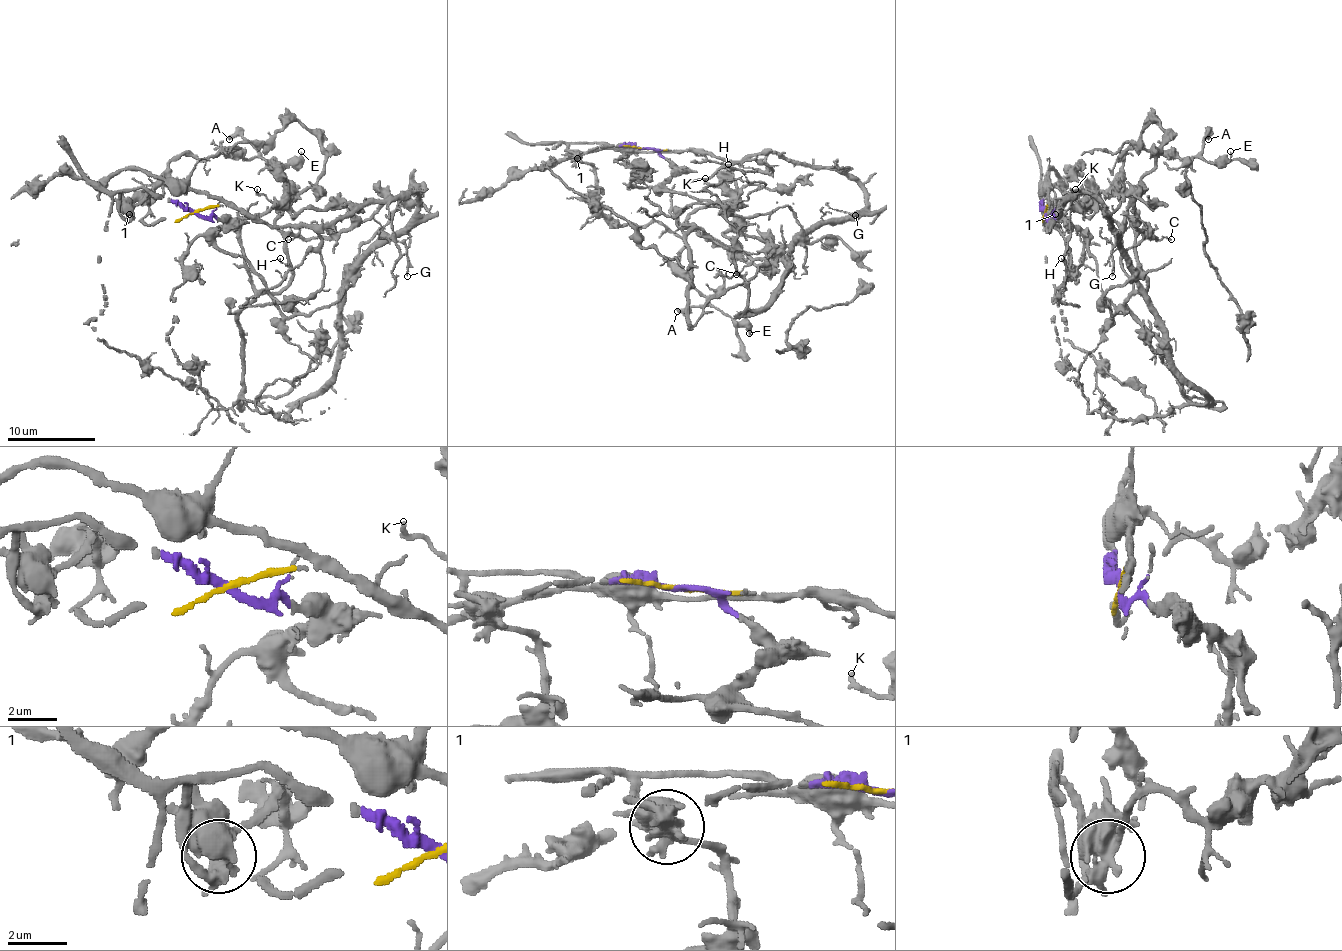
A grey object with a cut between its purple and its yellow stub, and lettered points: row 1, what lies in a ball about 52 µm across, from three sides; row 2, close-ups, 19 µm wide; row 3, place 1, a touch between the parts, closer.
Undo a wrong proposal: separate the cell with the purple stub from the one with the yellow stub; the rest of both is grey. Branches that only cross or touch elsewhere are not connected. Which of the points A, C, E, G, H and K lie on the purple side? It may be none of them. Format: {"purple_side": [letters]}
{"purple_side": ["A", "E"]}

